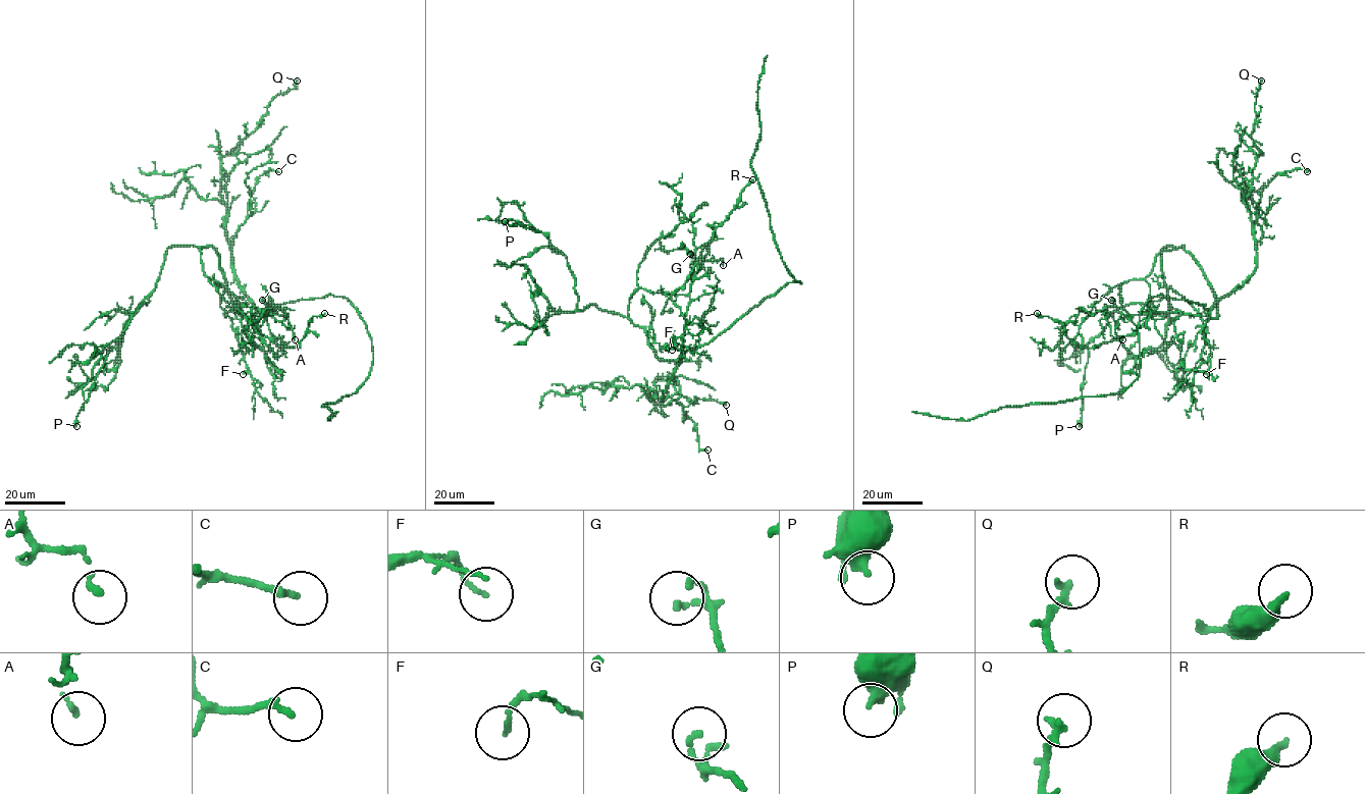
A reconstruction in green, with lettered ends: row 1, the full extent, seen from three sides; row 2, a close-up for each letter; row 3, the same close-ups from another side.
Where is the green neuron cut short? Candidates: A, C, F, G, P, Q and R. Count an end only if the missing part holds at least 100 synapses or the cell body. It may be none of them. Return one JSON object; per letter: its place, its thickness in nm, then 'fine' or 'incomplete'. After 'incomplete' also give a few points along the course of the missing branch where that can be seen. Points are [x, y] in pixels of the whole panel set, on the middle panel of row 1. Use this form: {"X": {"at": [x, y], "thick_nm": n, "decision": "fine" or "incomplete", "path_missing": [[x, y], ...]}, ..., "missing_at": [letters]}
{"A": {"at": [723, 265], "thick_nm": 130, "decision": "fine"}, "C": {"at": [707, 450], "thick_nm": 190, "decision": "fine"}, "F": {"at": [672, 350], "thick_nm": 110, "decision": "fine"}, "G": {"at": [690, 254], "thick_nm": 140, "decision": "fine"}, "P": {"at": [505, 221], "thick_nm": 360, "decision": "fine"}, "Q": {"at": [726, 405], "thick_nm": 200, "decision": "fine"}, "R": {"at": [752, 179], "thick_nm": 320, "decision": "fine"}, "missing_at": []}

